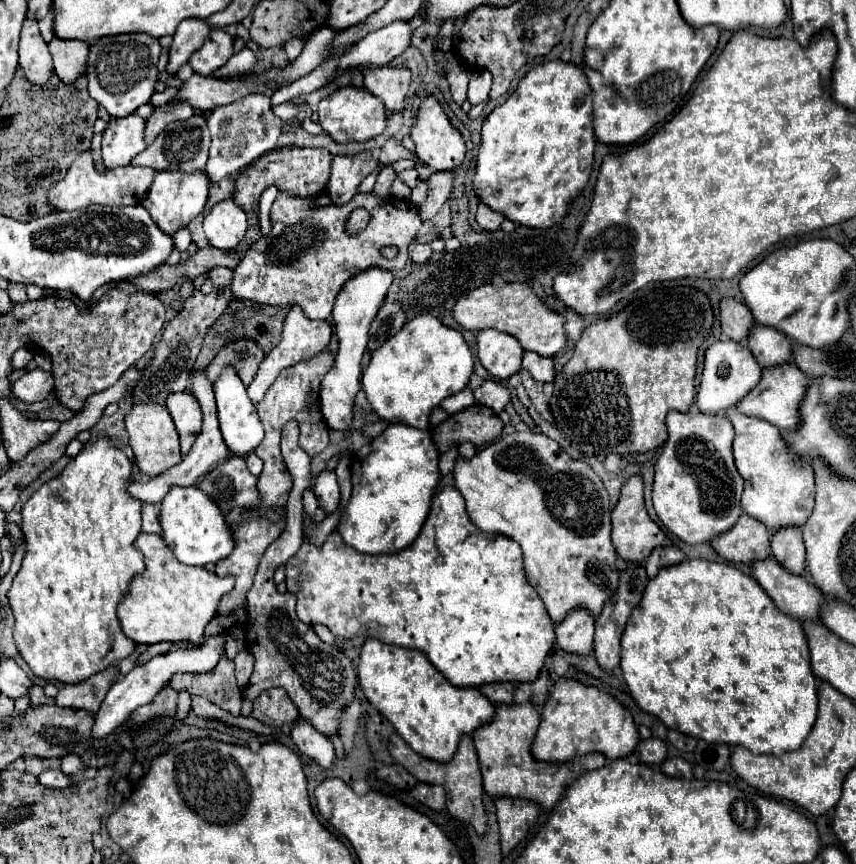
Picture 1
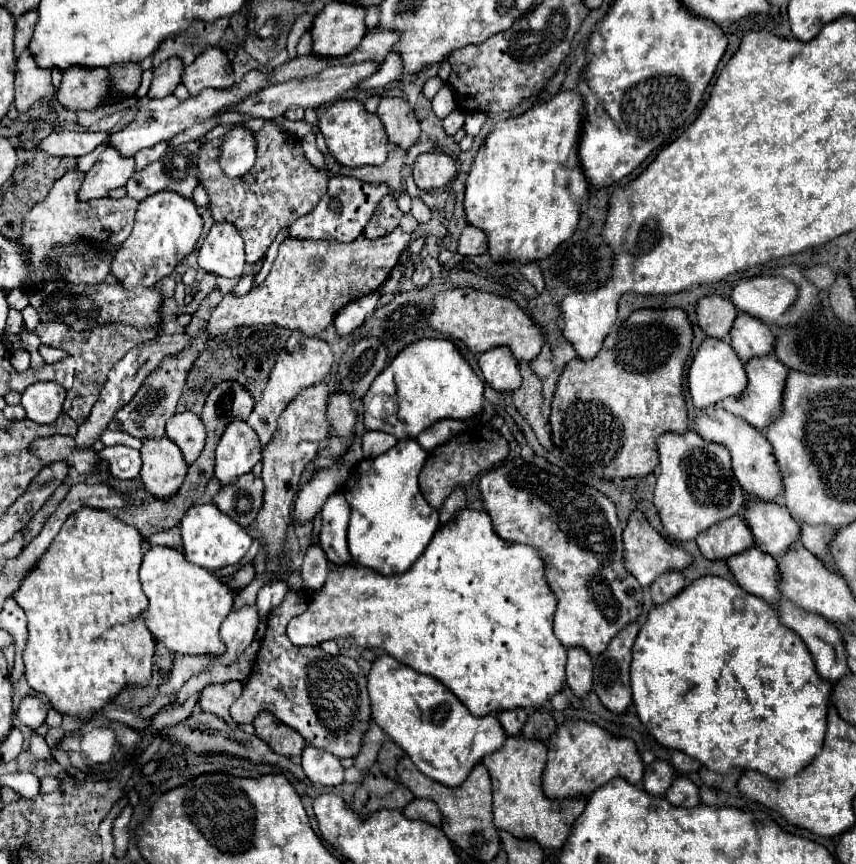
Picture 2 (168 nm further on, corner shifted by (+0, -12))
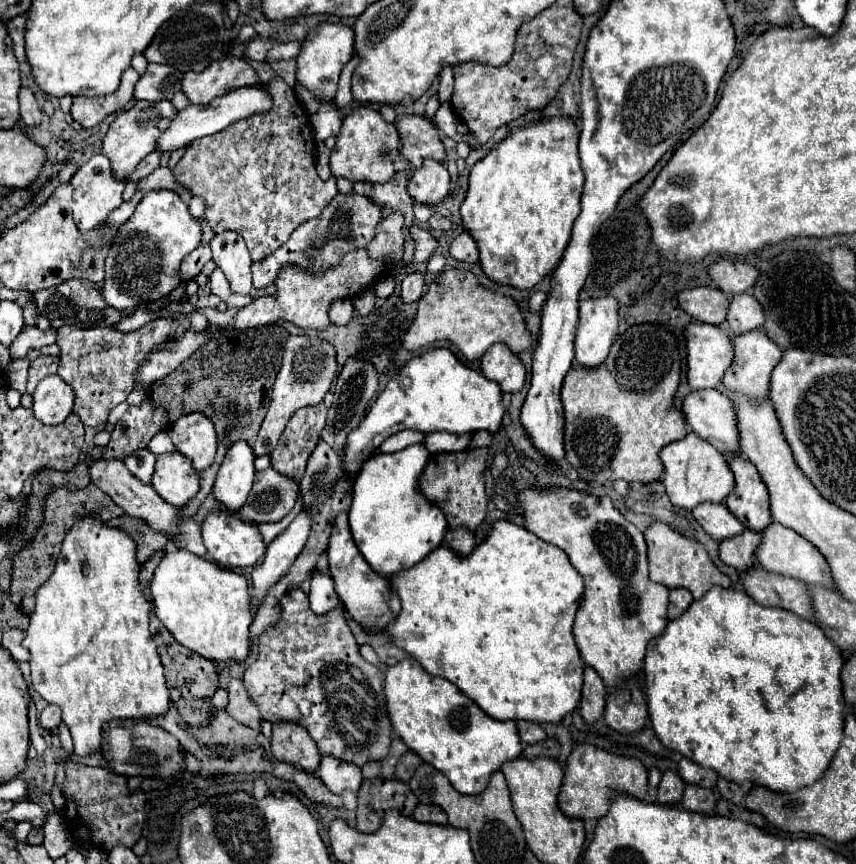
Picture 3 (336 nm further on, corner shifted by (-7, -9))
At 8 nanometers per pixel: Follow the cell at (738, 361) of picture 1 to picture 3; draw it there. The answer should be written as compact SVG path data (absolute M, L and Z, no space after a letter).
M686 324L686 376L692 390L716 388L734 356L730 336L712 324Z

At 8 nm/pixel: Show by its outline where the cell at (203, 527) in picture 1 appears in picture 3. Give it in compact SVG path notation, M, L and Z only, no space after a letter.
M226 510L210 512L204 526L202 526L202 538L204 546L208 548L208 554L212 560L224 568L244 568L254 566L266 552L266 544L262 540L262 534L256 524L246 524L236 514L230 514Z

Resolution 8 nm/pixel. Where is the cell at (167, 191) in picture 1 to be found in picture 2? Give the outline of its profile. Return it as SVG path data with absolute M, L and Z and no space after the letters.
M155 193L139 203L133 233L117 251L115 261L111 263L111 273L117 281L123 281L127 289L139 285L151 287L165 275L171 275L175 265L195 249L201 229L203 219L191 199L179 197L179 193Z

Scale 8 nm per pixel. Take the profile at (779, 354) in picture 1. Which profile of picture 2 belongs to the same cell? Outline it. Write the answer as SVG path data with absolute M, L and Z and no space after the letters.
M739 313L735 329L731 329L731 347L739 359L747 363L753 357L771 355L775 351L775 335L769 325L763 325L763 321Z

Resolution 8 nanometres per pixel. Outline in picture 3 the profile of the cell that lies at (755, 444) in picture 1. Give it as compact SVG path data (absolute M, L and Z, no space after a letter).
M694 390L682 400L686 424L722 454L740 454L732 402L718 390Z

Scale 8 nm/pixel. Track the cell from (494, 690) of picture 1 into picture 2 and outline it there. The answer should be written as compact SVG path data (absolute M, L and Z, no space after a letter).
M507 709L507 711L499 711L497 713L499 723L503 725L503 729L507 731L507 735L519 735L523 723L527 721L527 711L525 709Z

